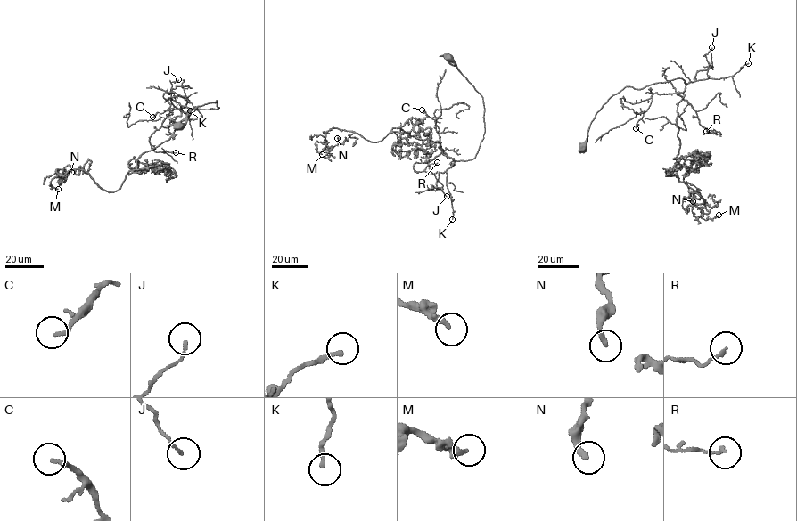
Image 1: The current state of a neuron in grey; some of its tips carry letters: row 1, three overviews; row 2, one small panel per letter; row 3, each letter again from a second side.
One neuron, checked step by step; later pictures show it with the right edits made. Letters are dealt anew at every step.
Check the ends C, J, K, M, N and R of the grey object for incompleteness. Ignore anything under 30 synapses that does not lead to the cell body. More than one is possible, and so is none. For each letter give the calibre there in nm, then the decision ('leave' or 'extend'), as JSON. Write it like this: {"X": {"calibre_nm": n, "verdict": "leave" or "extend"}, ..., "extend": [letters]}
{"C": {"calibre_nm": 190, "verdict": "leave"}, "J": {"calibre_nm": 130, "verdict": "leave"}, "K": {"calibre_nm": 180, "verdict": "extend"}, "M": {"calibre_nm": 280, "verdict": "leave"}, "N": {"calibre_nm": 240, "verdict": "leave"}, "R": {"calibre_nm": 150, "verdict": "leave"}, "extend": ["K"]}

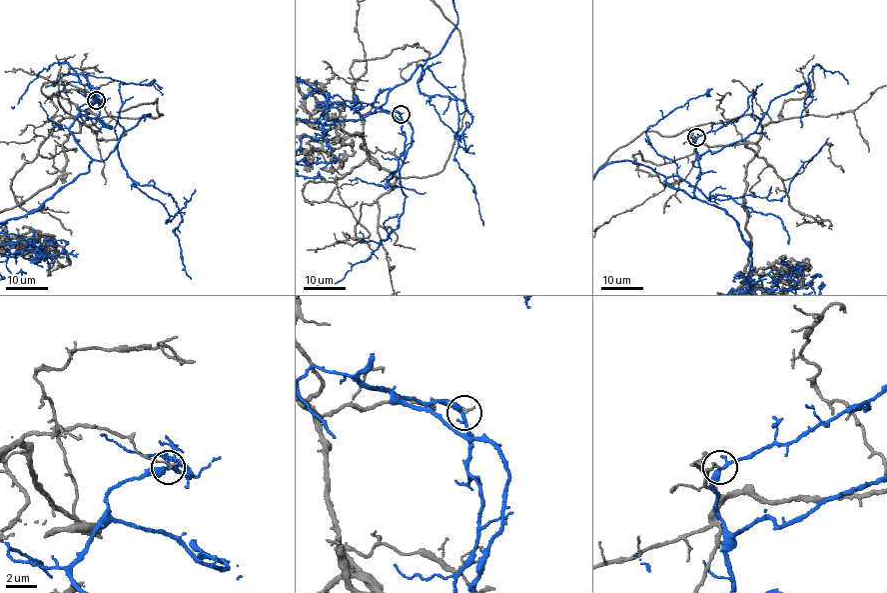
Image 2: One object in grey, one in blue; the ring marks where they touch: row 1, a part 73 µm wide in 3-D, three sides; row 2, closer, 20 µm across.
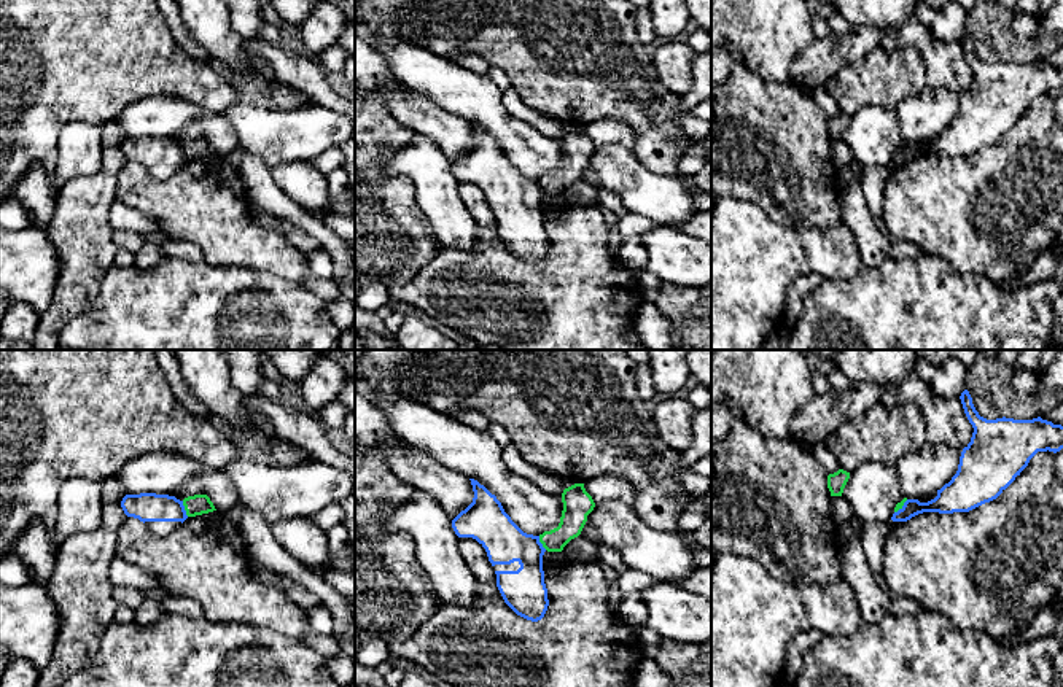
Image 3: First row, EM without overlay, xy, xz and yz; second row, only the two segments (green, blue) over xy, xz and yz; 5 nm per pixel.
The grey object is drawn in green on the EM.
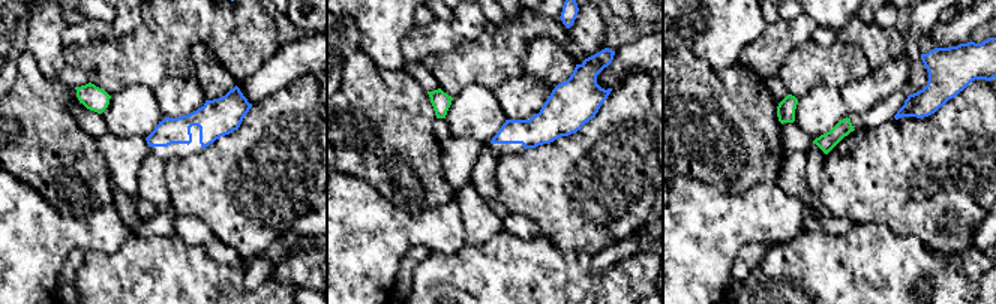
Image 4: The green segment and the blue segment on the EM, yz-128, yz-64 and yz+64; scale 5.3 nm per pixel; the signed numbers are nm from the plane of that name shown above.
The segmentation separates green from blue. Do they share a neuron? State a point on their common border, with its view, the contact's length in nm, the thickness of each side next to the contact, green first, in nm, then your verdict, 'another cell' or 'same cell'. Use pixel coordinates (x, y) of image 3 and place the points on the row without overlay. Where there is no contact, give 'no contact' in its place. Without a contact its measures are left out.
meets green in xy at (185, 153); contact 90 nm long; 110 nm thick on the green side, 140 nm on the other; another cell

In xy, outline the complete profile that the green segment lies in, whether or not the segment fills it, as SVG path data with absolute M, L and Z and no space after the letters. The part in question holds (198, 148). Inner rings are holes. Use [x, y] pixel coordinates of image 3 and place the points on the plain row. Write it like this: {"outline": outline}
{"outline": "M194 138L183 143L183 149L188 161L196 161L216 154L207 138Z"}

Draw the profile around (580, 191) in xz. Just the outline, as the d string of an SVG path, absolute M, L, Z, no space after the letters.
M579 178L563 191L562 197L571 204L597 204L598 186Z

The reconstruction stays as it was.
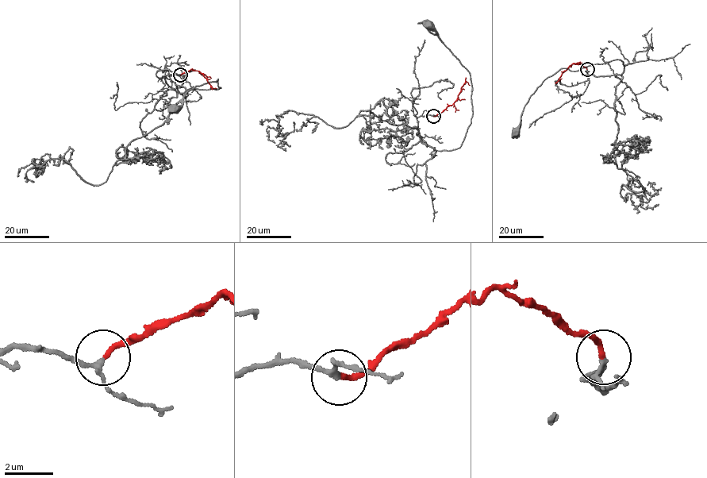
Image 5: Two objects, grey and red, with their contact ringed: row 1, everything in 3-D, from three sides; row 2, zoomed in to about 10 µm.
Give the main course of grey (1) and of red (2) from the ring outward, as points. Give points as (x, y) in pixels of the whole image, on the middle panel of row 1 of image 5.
1: (434, 116), (417, 117), (420, 137), (436, 150), (458, 148), (473, 113), (470, 73), (431, 32), (428, 24)
2: (434, 116), (451, 106), (466, 81), (470, 85)

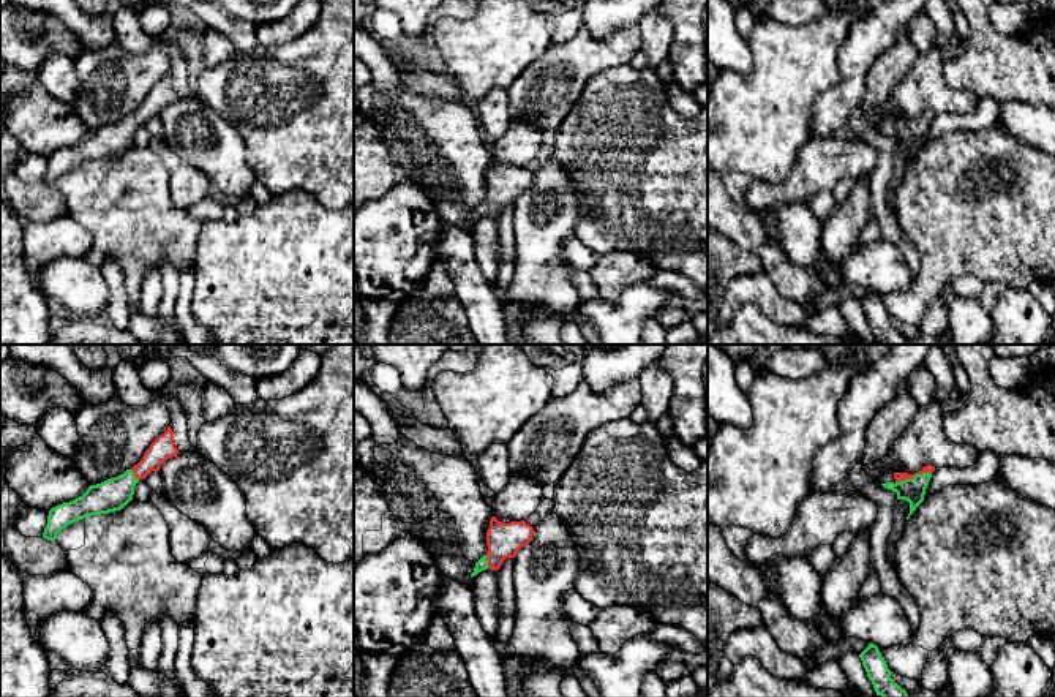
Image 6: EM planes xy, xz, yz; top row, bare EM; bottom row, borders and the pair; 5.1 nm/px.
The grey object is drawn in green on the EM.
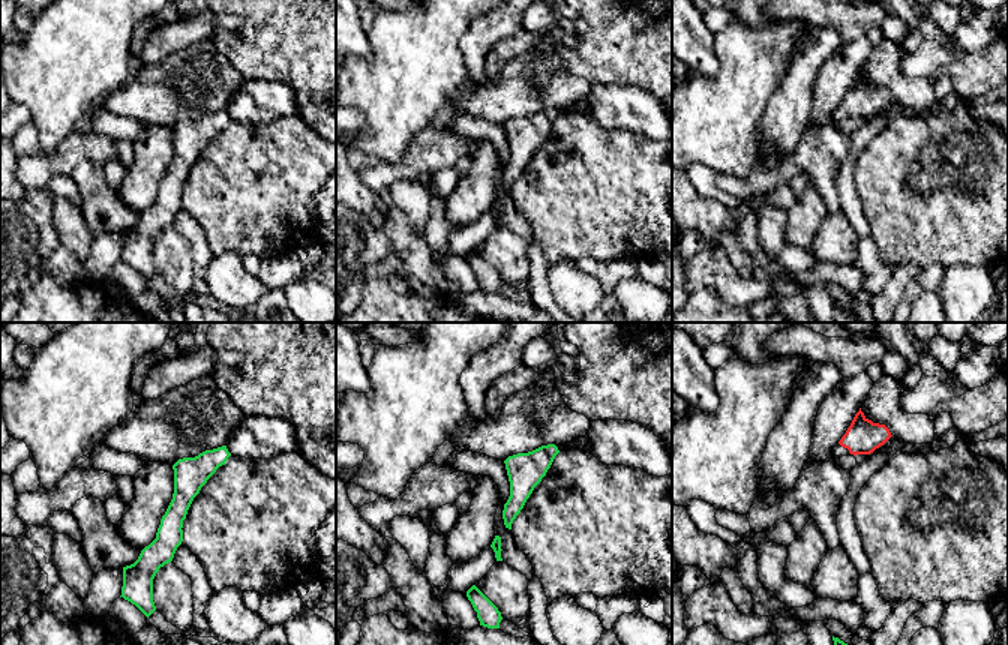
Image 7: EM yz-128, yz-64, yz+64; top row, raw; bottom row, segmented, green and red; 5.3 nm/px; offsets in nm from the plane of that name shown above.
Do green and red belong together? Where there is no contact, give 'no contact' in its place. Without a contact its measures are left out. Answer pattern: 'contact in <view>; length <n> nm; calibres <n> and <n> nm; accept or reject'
contact in yz; length 190 nm; calibres 120 and 50 nm; accept

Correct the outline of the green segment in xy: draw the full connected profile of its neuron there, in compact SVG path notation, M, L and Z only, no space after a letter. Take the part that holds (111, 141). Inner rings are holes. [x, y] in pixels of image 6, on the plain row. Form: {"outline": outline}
{"outline": "M167 73L131 115L101 130L90 131L82 142L52 153L43 183L55 186L57 180L74 168L123 155L133 145L136 130L152 117L160 117L161 111L177 100L180 98L174 89L174 77Z"}

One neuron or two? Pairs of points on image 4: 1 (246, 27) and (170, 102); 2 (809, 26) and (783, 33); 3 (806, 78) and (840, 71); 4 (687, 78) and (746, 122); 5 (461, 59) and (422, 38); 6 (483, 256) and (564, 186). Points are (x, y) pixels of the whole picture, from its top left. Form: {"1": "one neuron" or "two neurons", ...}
{"1": "two neurons", "2": "one neuron", "3": "one neuron", "4": "one neuron", "5": "two neurons", "6": "two neurons"}

